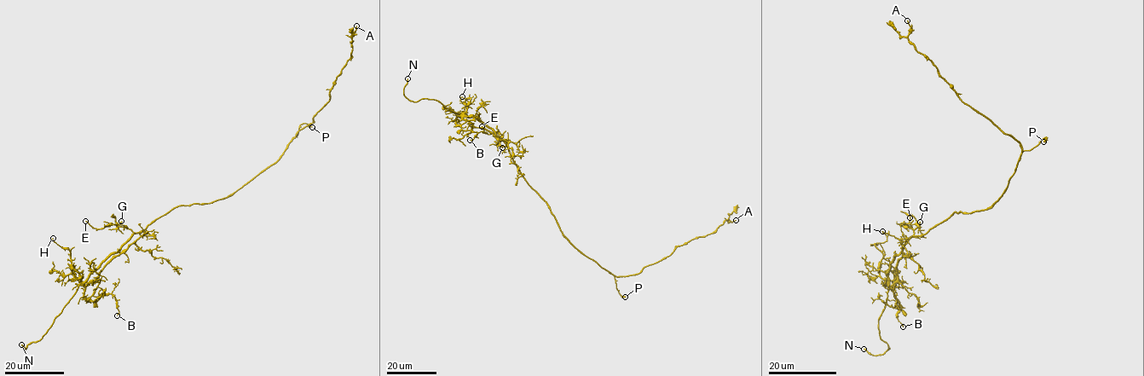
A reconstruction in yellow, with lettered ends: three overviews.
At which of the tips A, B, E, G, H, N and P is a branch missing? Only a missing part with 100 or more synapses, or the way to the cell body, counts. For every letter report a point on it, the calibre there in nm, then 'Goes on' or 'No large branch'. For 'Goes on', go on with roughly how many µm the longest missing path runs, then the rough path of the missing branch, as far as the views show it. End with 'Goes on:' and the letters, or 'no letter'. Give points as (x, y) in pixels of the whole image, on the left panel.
A: Place: (356, 26). Thickness 110 nm. No large branch
B: Place: (117, 315). Thickness 140 nm. No large branch
E: Place: (85, 221). Thickness 130 nm. No large branch
G: Place: (121, 221). Thickness 150 nm. No large branch
H: Place: (53, 238). Thickness 80 nm. No large branch
N: Place: (21, 344). Thickness 200 nm. Goes on. Missing length about 30 µm. Course of what is missing: (21, 344), (6, 329), (6, 349), (19, 369)
P: Place: (312, 127). Thickness 320 nm. No large branch
Goes on: N

